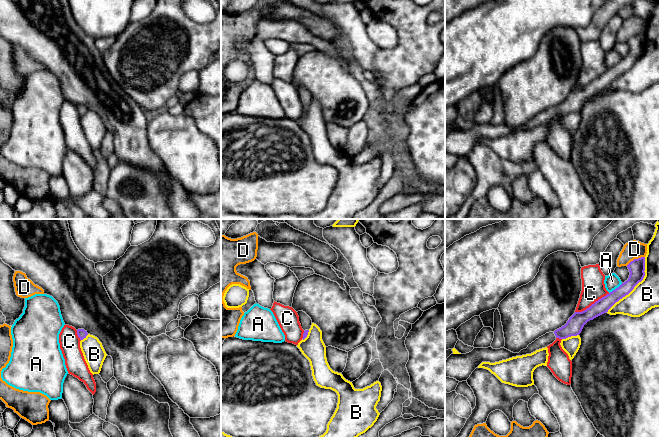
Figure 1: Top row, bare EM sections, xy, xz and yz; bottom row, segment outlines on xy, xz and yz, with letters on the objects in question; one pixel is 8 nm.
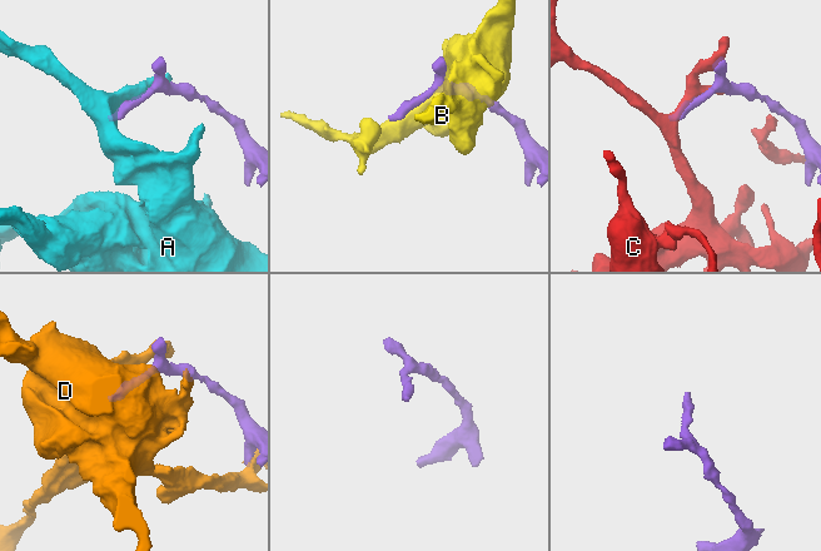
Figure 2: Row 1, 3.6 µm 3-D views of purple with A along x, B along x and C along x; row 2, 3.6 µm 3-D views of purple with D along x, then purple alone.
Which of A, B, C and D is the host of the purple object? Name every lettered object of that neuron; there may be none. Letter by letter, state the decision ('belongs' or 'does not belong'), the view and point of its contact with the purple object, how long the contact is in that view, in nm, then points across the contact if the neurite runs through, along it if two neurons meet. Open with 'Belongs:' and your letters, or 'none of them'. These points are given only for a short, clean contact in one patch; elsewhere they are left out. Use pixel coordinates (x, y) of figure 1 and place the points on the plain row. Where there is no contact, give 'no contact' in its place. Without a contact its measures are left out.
Belongs: none of them
A: does not belong; contact yz (616, 64); length 140 nm
B: does not belong; contact yz (635, 61); length 550 nm
C: does not belong; contact yz (592, 80); length 320 nm
D: does not belong; contact yz (635, 35); length 170 nm

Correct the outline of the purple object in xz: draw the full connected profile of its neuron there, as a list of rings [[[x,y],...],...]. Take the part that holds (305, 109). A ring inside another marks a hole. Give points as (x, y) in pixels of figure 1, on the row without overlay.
[[[298,87],[297,88],[299,92],[299,98],[301,100],[302,105],[304,106],[303,109],[303,116],[307,113],[309,105],[311,104],[312,101],[312,96],[311,94],[303,87]]]

